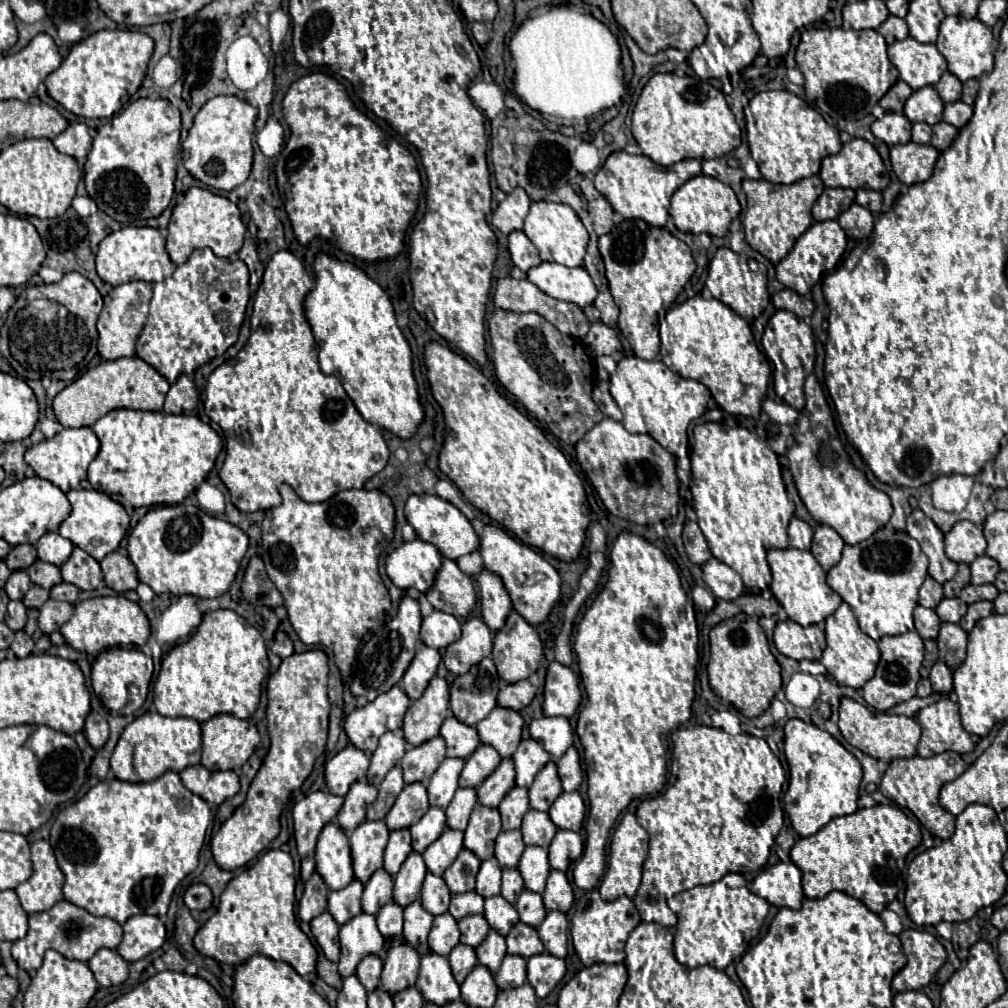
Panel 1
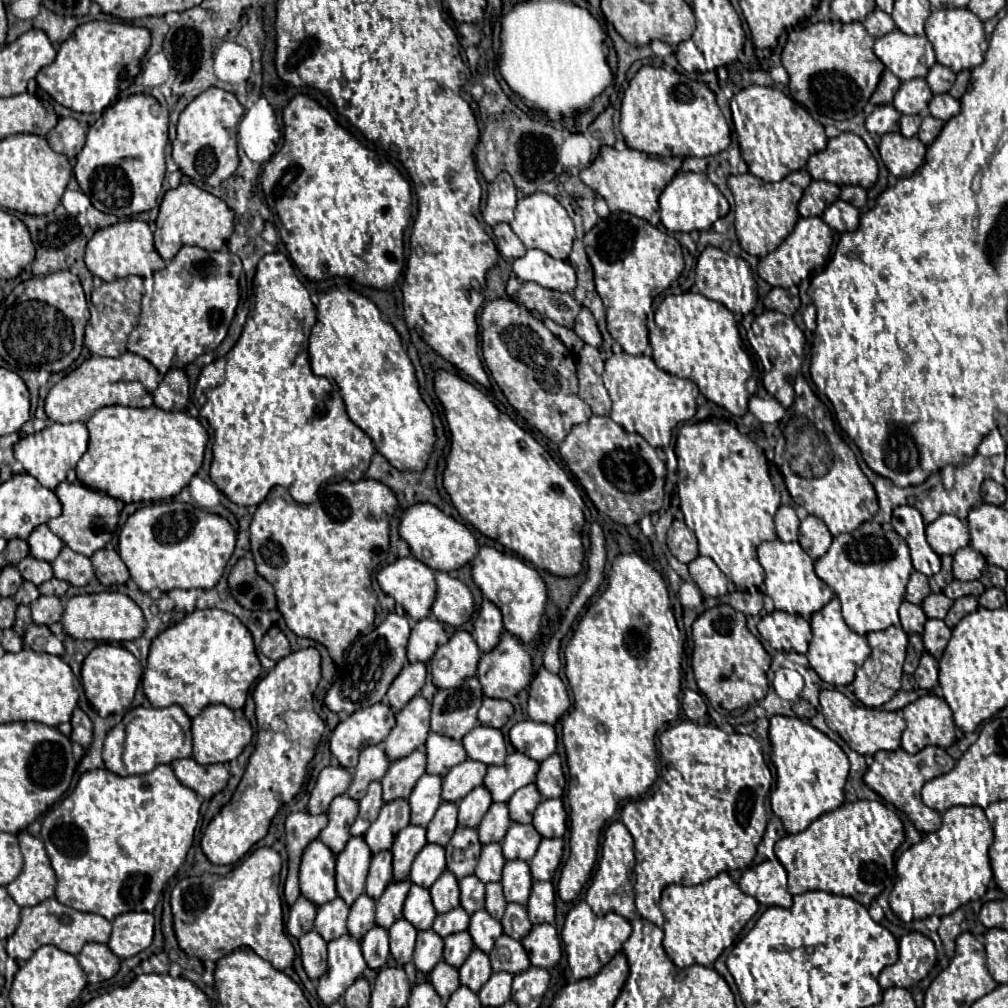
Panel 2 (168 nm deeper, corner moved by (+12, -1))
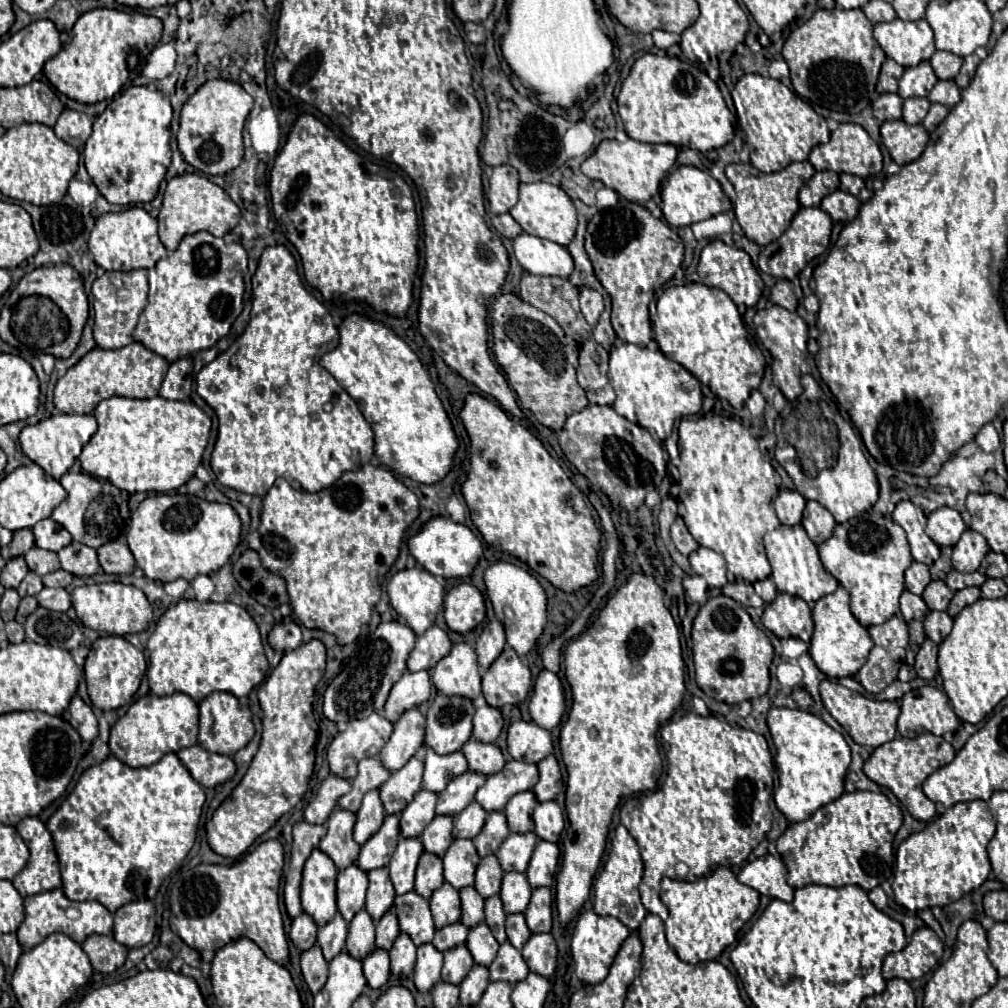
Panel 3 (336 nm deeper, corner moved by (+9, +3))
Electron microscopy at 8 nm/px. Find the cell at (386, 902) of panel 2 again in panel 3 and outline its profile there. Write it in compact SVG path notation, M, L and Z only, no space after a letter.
M387 911L379 921L377 921L377 939L375 939L375 947L377 949L391 949L395 937L399 935L399 923L393 911Z

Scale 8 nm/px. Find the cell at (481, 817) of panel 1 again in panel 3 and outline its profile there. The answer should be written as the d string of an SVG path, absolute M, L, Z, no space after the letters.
M455 839L443 857L443 877L457 891L471 887L475 881L475 869L479 855L469 839Z

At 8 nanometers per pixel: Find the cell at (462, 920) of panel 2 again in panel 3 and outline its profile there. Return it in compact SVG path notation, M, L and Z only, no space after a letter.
M453 923L453 925L447 925L439 931L435 931L435 939L433 939L433 945L445 953L449 949L455 949L457 945L465 943L467 939L467 927L463 927L463 923Z

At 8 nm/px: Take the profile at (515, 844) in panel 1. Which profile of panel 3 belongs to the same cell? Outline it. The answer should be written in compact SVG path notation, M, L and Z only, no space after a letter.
M495 855L483 857L481 863L477 865L477 875L475 875L475 889L479 891L479 895L483 899L497 895L501 887L501 879L503 879L503 871L499 867L497 857Z

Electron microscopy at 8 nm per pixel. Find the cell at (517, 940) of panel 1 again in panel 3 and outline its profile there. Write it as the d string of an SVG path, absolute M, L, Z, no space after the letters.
M505 941L499 947L495 961L491 963L489 973L491 973L491 981L507 981L507 983L515 985L529 975L529 969L527 969L527 963L523 961L521 953L509 941Z

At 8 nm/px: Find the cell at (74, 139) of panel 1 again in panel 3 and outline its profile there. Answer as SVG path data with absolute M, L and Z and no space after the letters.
M65 109L59 115L59 121L57 121L57 125L53 129L55 129L55 135L59 139L63 139L65 143L69 143L75 149L79 149L79 147L85 145L87 137L91 135L91 125L93 125L93 121L85 113Z

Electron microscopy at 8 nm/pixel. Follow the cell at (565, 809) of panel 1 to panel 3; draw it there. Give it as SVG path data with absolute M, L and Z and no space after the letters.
M555 801L537 803L537 807L533 811L533 823L535 823L535 835L539 839L551 841L551 843L557 843L563 827L565 827L563 813Z

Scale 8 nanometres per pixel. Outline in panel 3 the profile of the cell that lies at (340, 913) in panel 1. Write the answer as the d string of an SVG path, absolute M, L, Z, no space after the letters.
M337 913L327 925L319 927L317 945L321 947L323 957L327 961L337 957L345 949L345 937L347 937L347 923L341 917L341 913Z

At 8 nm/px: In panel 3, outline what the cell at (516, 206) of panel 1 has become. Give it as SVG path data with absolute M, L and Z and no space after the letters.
M497 165L489 177L487 199L491 203L491 213L507 213L517 203L519 175L511 165Z

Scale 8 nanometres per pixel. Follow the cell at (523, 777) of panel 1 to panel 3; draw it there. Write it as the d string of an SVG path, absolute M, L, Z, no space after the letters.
M509 761L499 773L487 777L485 785L475 793L475 801L487 811L503 811L507 801L523 791L531 791L539 779L537 765L525 761Z

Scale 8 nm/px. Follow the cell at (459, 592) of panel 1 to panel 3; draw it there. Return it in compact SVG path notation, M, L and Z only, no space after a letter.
M461 583L445 595L445 621L455 633L467 633L485 619L483 595L477 587Z

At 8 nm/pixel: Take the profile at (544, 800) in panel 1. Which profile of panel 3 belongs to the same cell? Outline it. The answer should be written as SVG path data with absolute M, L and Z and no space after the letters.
M523 791L523 793L517 793L515 797L511 797L511 801L507 803L507 807L503 811L511 833L533 831L531 813L533 813L535 805L537 805L537 799L531 791Z

